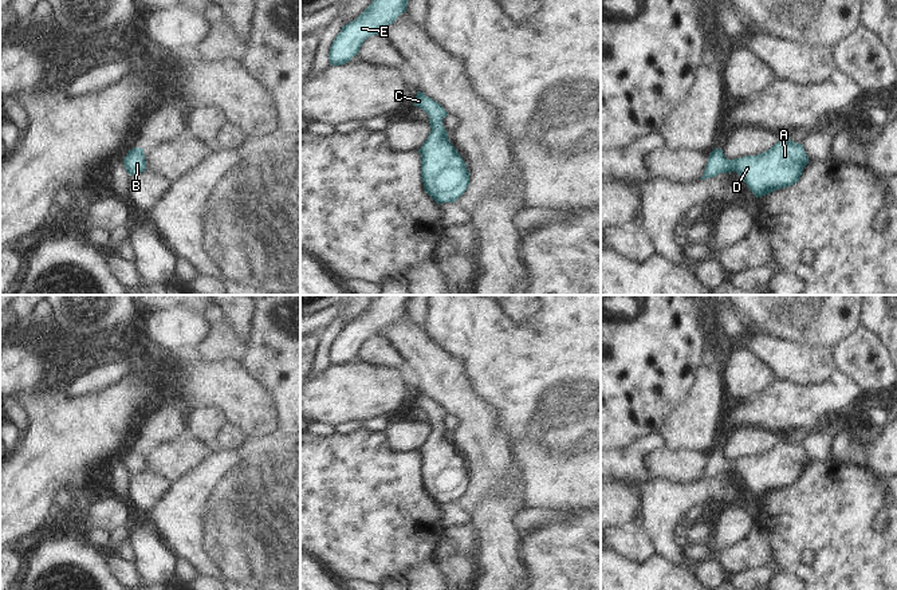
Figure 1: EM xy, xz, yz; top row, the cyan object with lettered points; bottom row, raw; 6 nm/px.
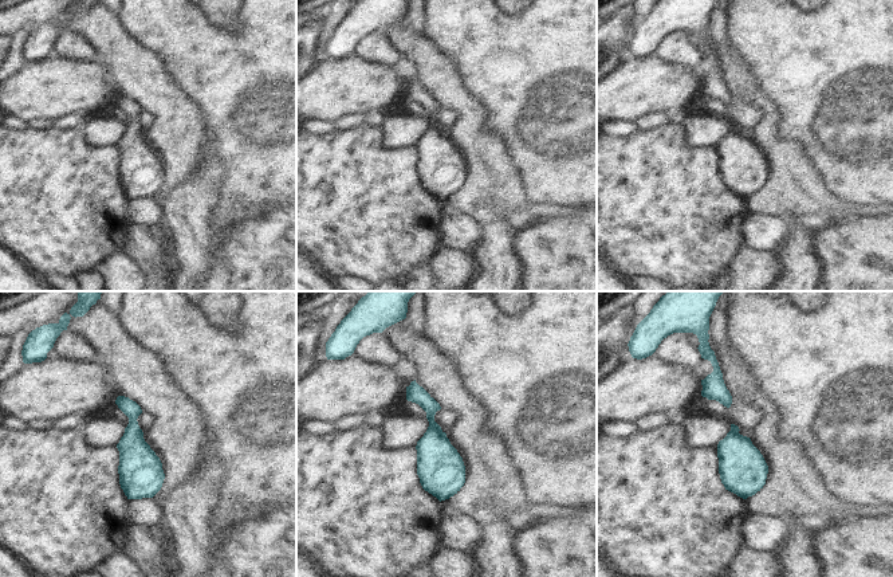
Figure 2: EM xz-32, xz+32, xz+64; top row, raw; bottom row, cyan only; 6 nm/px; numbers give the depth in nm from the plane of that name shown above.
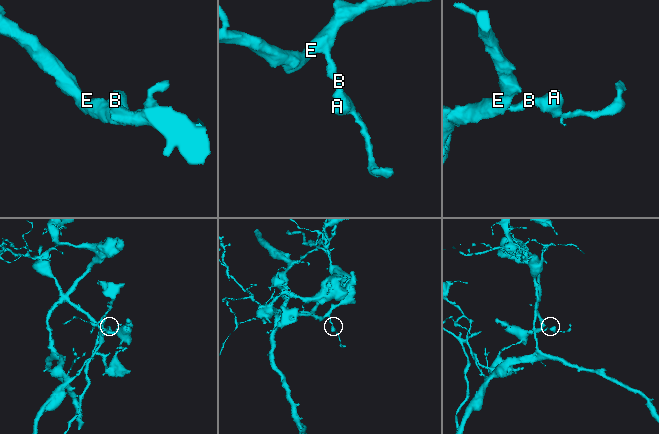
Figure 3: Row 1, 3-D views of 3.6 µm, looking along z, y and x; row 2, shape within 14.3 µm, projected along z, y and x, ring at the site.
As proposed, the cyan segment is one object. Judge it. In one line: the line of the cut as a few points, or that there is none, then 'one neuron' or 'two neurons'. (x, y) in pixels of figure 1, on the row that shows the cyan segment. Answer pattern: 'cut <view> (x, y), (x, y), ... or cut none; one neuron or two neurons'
cut none; one neuron

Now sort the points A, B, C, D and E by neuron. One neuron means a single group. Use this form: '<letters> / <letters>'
A B C D E

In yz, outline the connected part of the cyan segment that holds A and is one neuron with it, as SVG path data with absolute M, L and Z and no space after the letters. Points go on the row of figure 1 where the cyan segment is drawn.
M790 137L764 153L735 160L727 160L723 150L715 148L700 180L736 172L755 197L762 197L796 184L807 164L803 145L792 142Z

